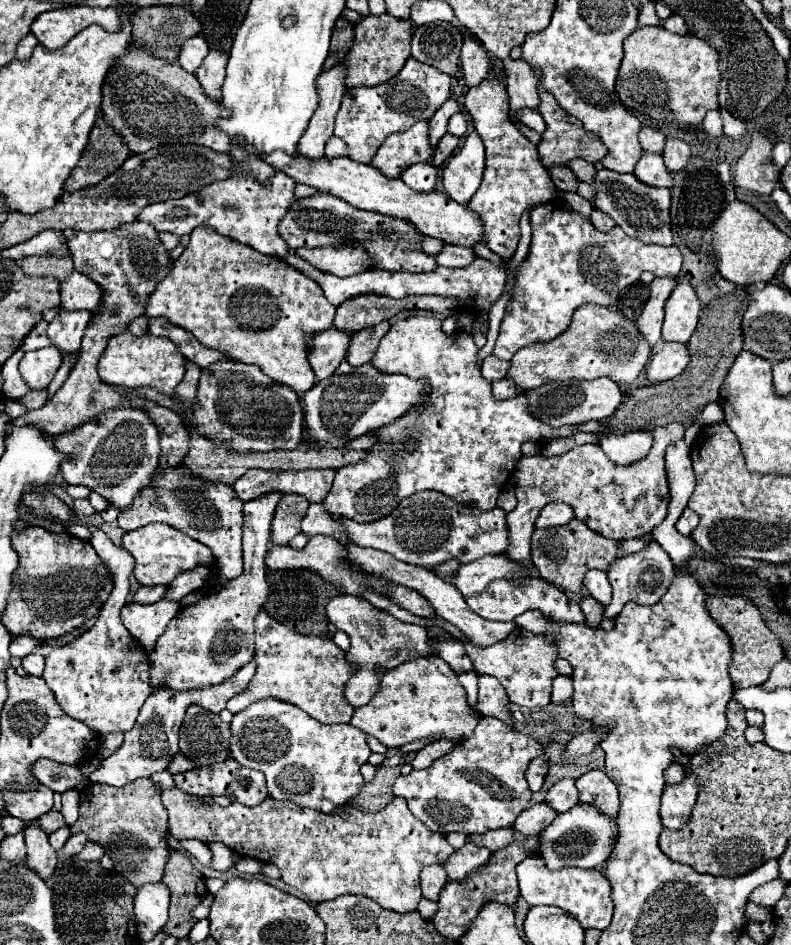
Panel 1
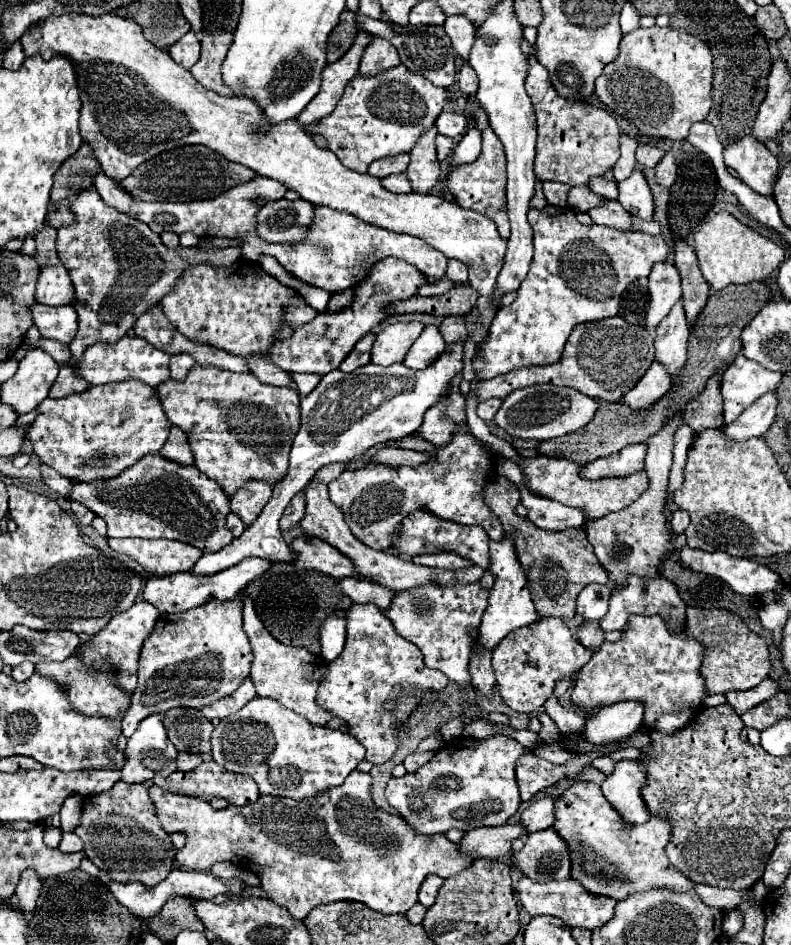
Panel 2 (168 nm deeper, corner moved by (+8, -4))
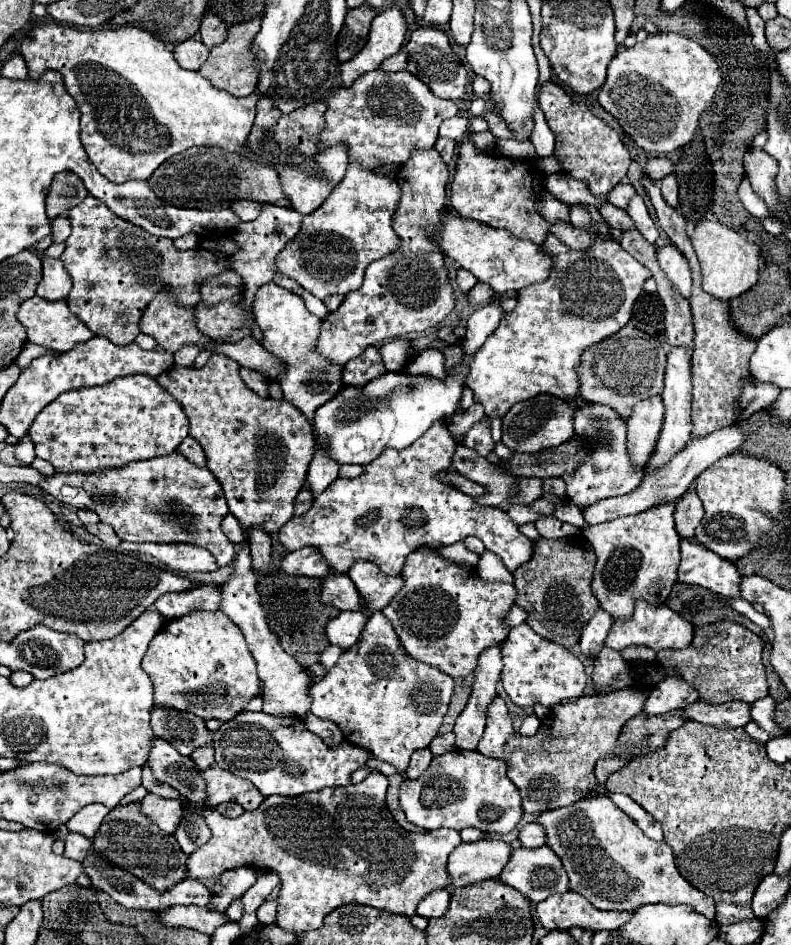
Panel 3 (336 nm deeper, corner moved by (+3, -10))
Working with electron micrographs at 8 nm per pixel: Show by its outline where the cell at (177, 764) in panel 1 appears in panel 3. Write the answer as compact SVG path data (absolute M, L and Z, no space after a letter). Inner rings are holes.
M207 745L207 747L201 747L201 749L193 751L191 759L195 761L195 765L197 765L197 769L199 769L199 771L209 769L209 767L215 763L215 759L213 759L213 747L211 747L211 745Z

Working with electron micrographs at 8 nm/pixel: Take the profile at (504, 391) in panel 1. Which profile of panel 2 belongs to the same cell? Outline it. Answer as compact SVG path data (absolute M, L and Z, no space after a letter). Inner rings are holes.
M492 397L492 399L488 399L488 401L482 401L482 403L478 405L476 413L478 413L480 419L492 421L494 415L496 415L496 411L500 409L500 405L502 405L502 399L500 399L500 397Z

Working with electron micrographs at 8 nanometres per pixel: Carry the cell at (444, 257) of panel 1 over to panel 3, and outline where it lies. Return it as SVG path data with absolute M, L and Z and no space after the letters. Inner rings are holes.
M457 269L457 285L459 285L459 289L461 289L463 293L468 293L469 289L471 289L475 283L477 283L477 279L475 279L469 271Z

